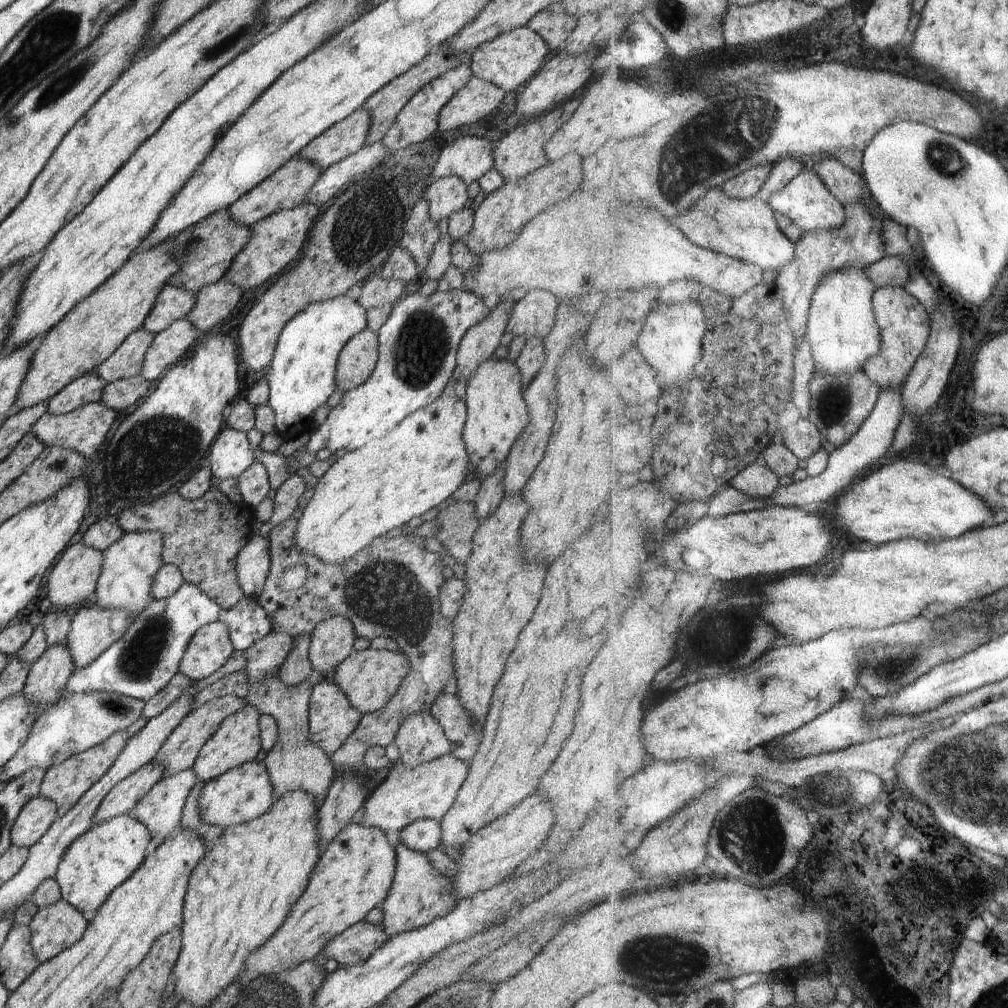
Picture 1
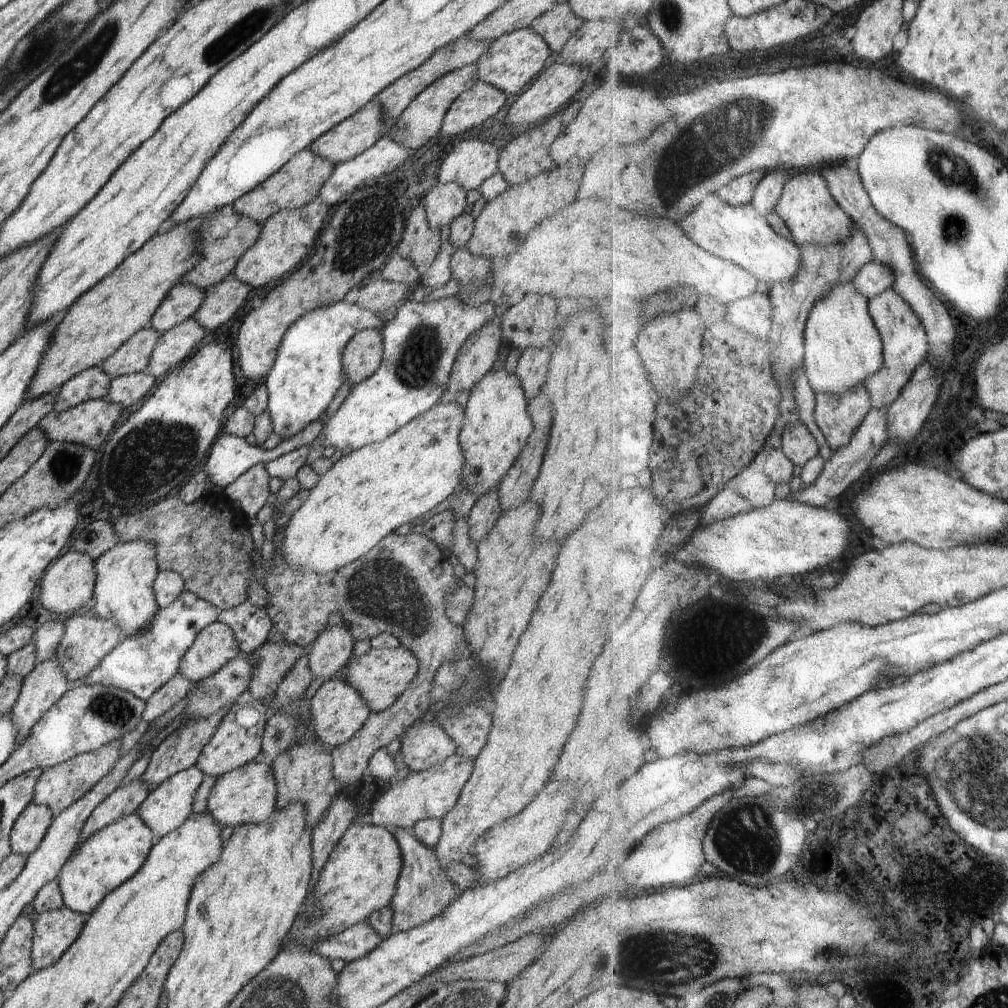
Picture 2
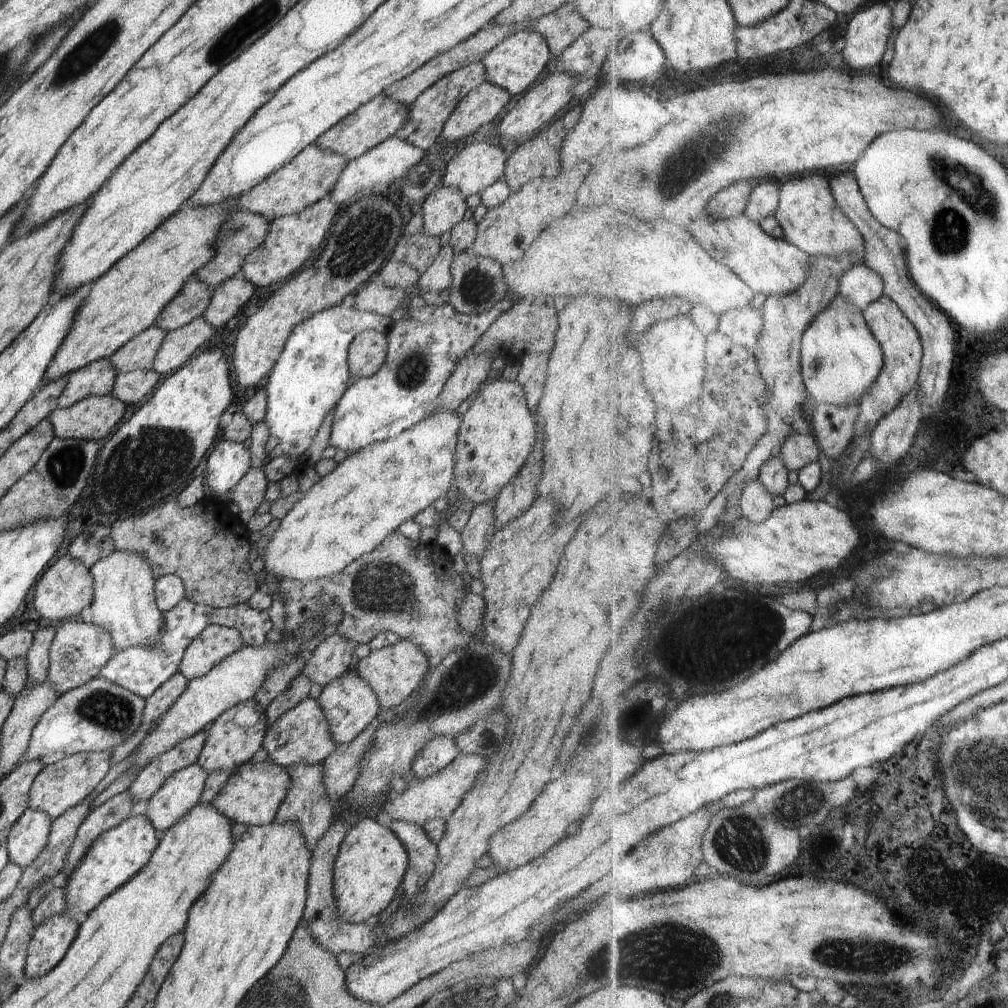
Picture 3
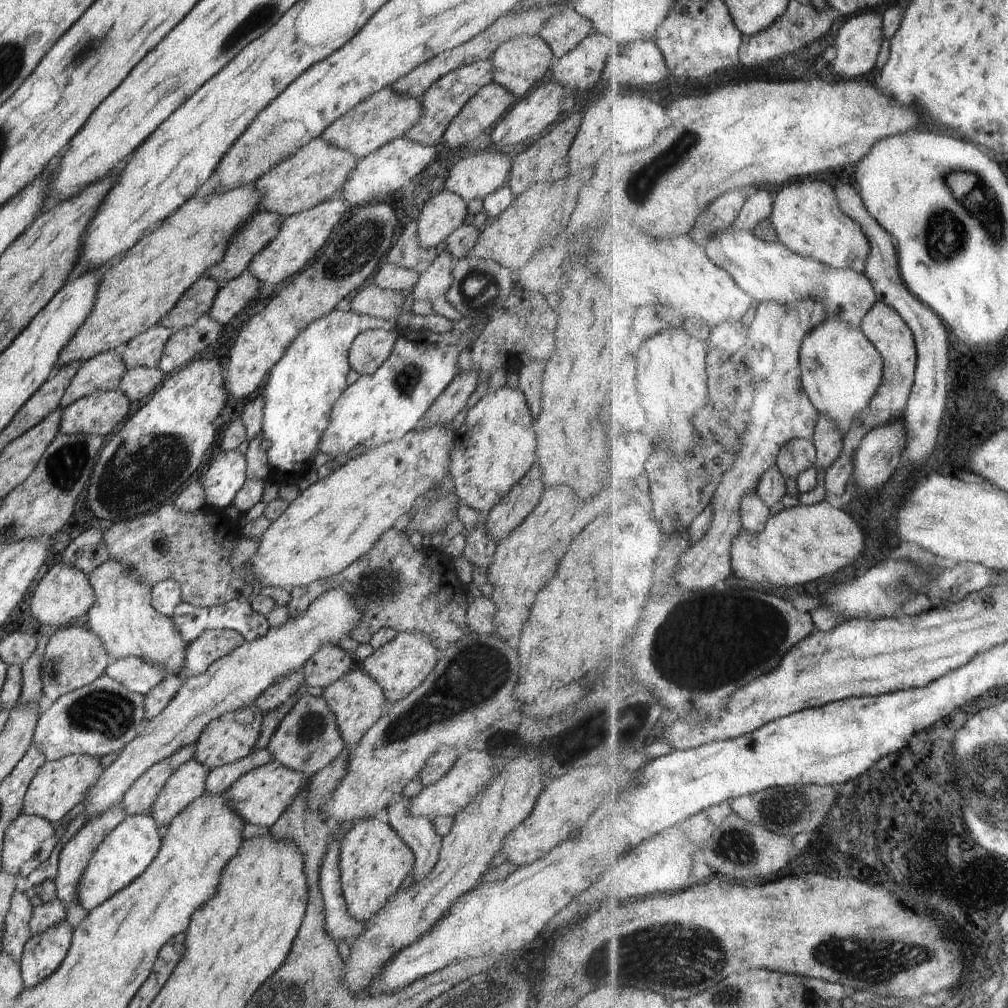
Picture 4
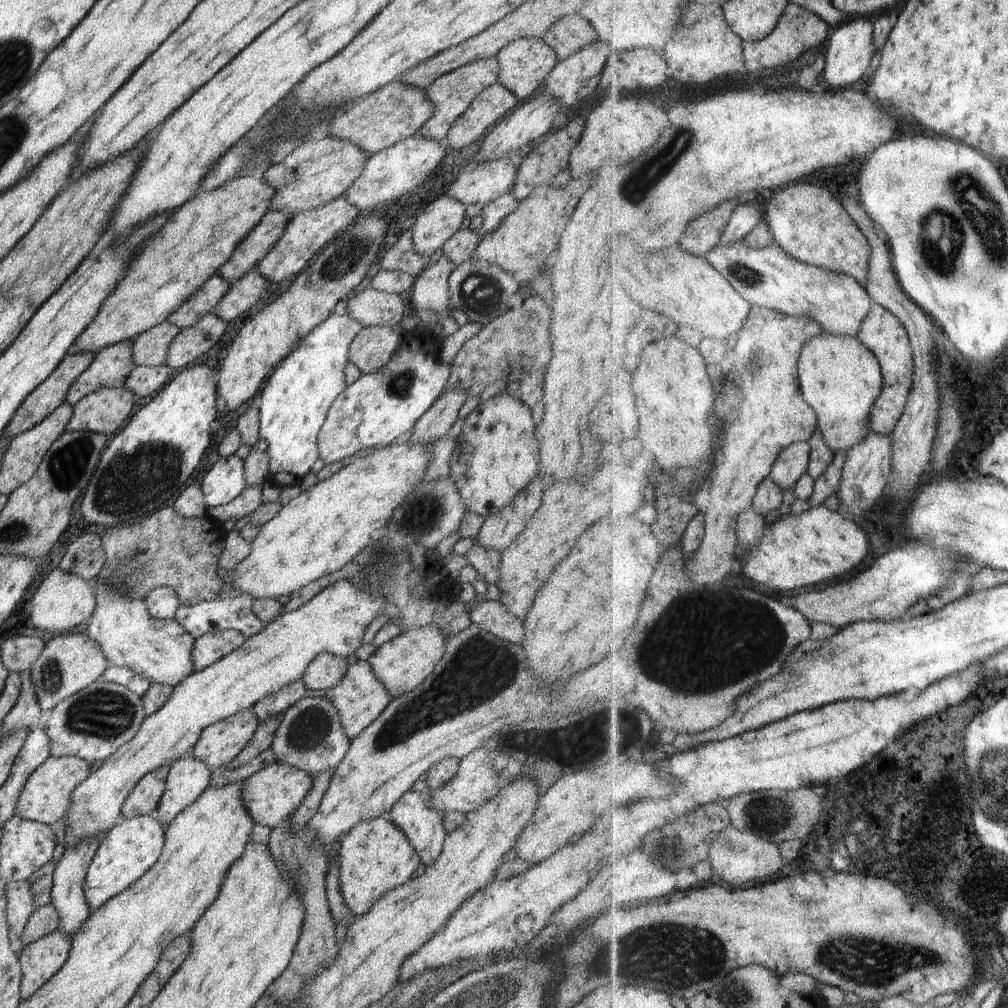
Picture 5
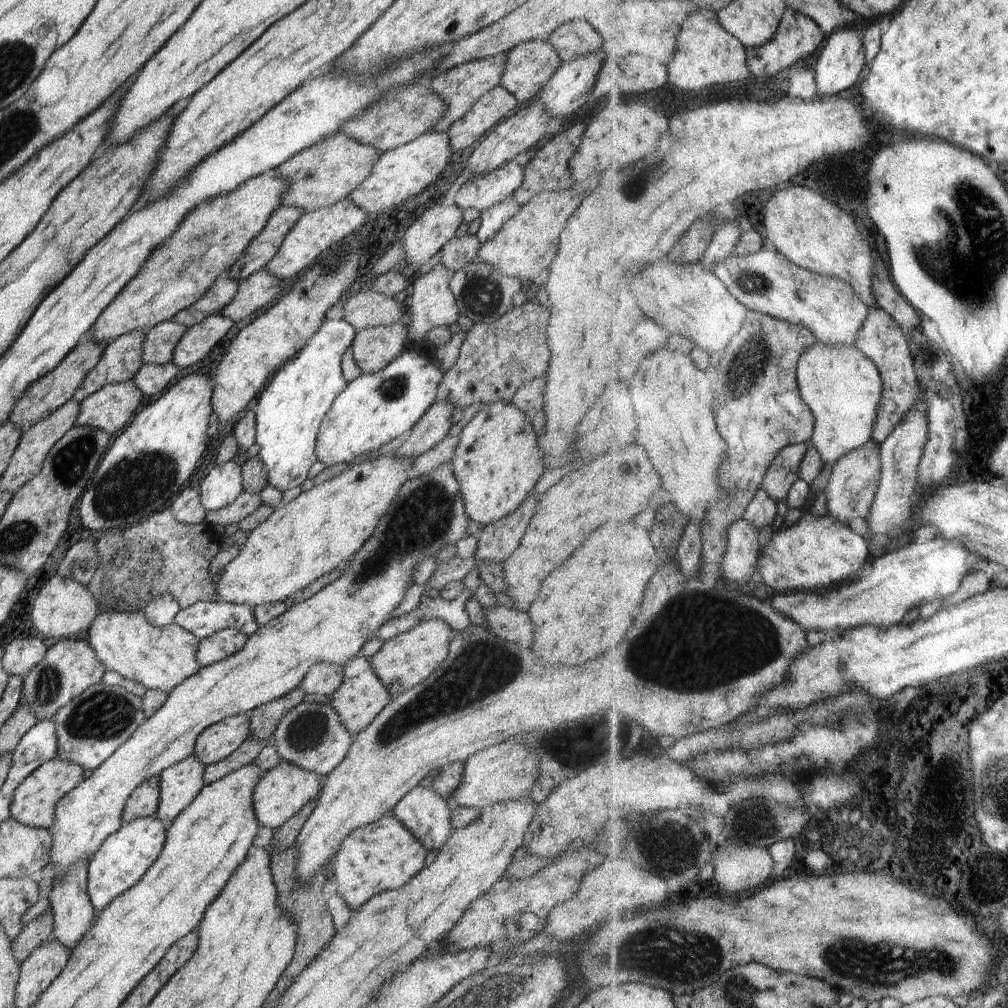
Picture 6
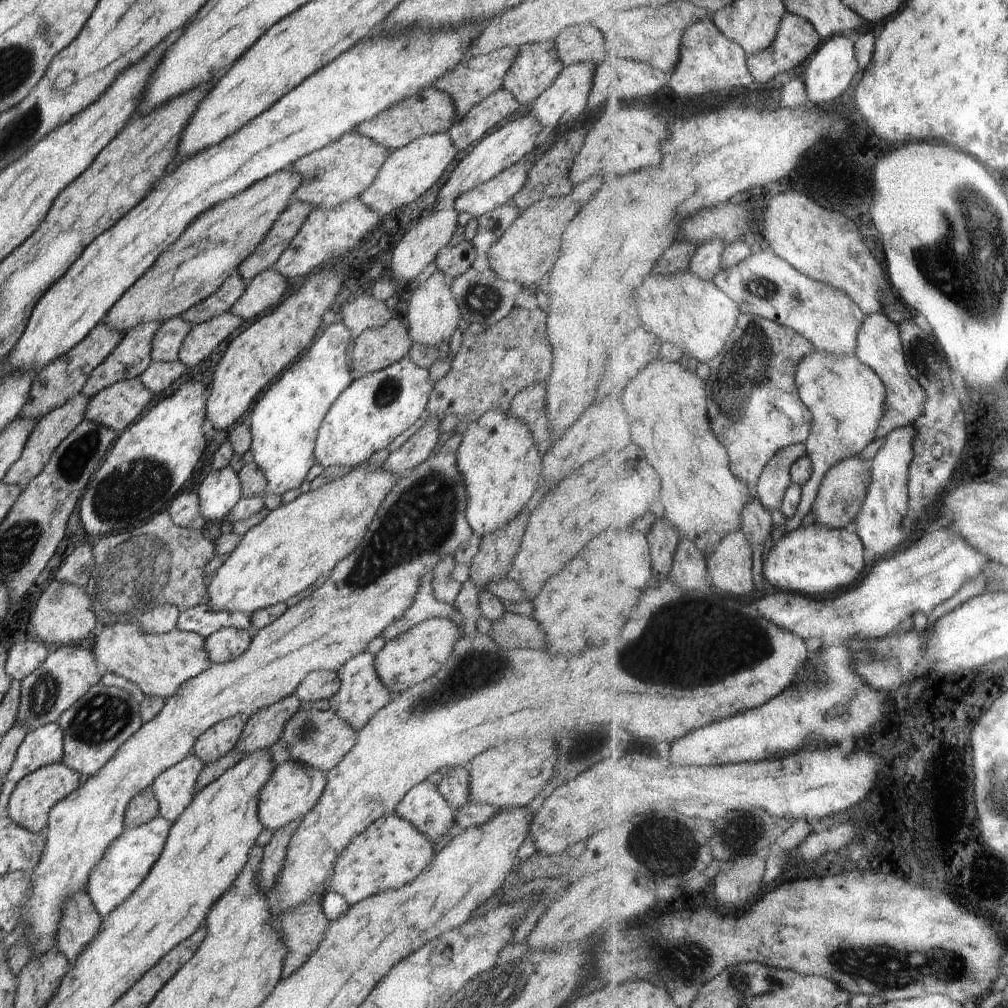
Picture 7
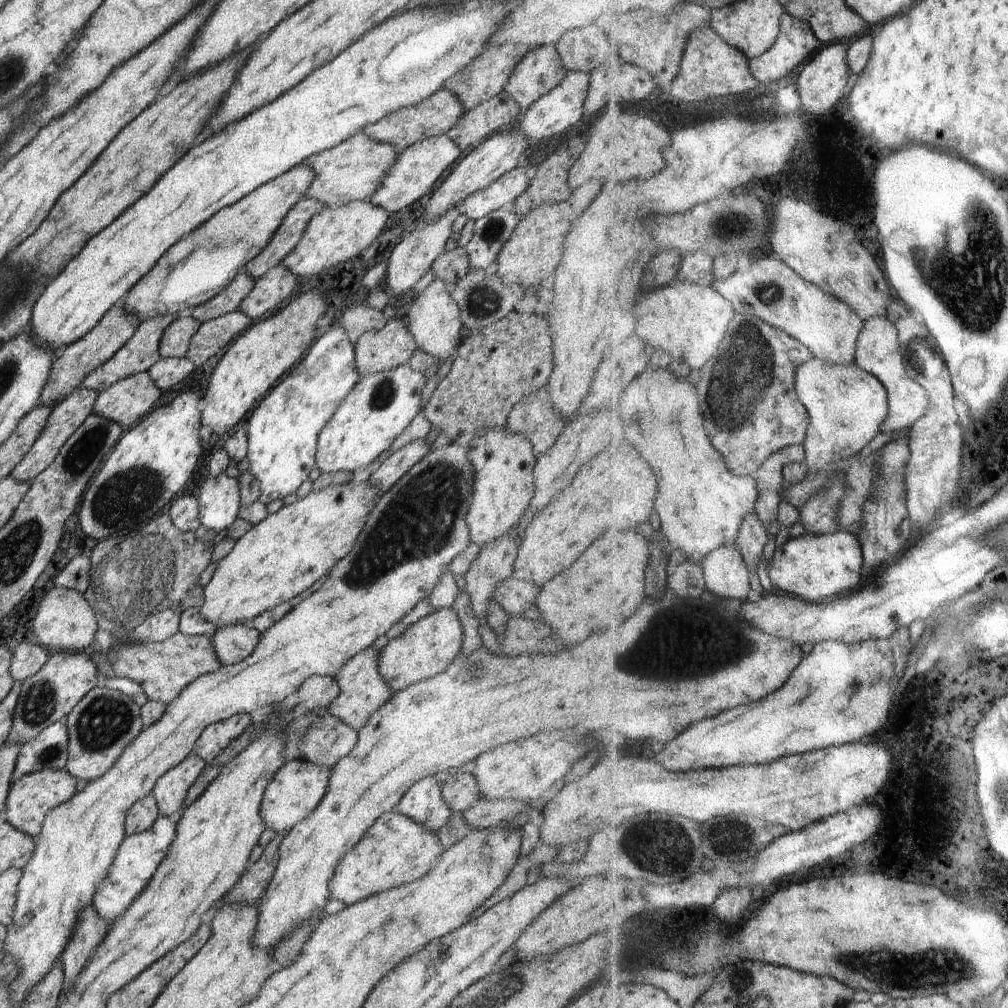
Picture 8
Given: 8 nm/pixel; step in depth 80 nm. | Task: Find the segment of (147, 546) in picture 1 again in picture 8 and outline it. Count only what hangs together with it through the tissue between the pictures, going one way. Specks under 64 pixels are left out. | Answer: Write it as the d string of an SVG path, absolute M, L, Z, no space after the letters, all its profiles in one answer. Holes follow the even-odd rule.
M122 631L120 636L109 634L113 643L107 649L107 664L116 677L126 677L140 684L150 701L170 704L195 678L216 672L222 666L206 635L187 635L178 631L160 642L135 643L123 639L126 634L126 631Z

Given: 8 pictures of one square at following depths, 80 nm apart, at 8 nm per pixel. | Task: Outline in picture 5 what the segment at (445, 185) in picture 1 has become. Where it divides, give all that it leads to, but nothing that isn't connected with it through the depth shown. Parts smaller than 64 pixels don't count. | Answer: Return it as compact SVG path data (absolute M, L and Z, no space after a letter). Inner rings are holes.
M448 194L430 202L410 226L418 254L430 257L438 248L442 248L461 229L465 208L459 200Z

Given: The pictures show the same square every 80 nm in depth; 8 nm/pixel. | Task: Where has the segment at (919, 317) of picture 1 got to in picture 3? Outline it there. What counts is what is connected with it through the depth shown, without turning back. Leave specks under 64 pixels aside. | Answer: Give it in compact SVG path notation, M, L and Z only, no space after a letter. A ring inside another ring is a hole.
M884 295L880 300L873 302L864 313L870 328L885 348L885 367L880 378L861 400L862 412L861 418L858 419L854 443L857 443L857 440L866 432L874 430L875 426L919 384L925 358L925 344L921 332L913 320L910 320L907 312L892 297Z

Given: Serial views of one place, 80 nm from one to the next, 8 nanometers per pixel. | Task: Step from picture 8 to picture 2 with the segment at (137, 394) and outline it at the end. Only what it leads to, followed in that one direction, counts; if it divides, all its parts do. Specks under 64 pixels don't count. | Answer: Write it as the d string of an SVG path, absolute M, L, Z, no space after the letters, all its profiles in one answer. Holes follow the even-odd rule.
M106 398L96 399L80 403L67 411L58 412L52 409L40 420L37 426L50 442L81 445L90 451L97 451L105 443L104 440L110 434L110 430L114 428L114 424L118 422L123 409L120 405L111 403Z

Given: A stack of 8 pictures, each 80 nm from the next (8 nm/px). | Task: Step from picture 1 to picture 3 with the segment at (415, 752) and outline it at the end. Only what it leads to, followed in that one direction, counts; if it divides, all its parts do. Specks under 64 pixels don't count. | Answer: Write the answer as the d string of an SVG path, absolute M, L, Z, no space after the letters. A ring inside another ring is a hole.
M436 735L413 756L411 769L418 779L432 776L462 754L452 738Z

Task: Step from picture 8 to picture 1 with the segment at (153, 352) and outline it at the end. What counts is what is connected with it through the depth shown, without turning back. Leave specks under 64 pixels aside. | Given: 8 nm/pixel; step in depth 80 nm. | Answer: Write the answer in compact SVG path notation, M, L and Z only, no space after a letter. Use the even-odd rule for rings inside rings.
M94 372L85 374L55 394L47 404L47 412L60 416L75 411L84 405L98 402L101 400L105 386L106 382Z

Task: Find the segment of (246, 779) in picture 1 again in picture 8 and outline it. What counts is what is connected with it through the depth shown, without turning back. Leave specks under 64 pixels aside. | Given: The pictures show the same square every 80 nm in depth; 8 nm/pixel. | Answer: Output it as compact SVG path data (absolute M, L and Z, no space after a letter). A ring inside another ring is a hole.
M304 759L289 760L284 763L266 785L262 797L260 814L264 824L274 832L289 831L295 824L301 823L322 800L330 780L328 767L315 765Z

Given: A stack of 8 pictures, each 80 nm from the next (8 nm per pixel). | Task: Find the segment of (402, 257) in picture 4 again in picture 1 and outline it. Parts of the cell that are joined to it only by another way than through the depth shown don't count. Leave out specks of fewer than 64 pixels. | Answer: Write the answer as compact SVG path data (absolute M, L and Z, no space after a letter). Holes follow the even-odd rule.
M424 195L414 205L410 216L406 217L403 235L399 246L407 250L419 270L424 270L429 263L433 246L440 238L438 222L429 215L428 201Z

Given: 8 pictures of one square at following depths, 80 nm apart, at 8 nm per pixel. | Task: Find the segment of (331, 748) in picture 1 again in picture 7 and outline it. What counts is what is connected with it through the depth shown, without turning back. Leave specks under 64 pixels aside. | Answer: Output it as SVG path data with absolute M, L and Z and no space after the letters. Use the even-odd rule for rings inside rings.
M368 651L358 653L354 658L344 663L338 670L340 688L330 697L330 708L340 715L355 731L359 731L366 726L366 723L384 708L392 699L392 693L382 684L376 674L375 655Z

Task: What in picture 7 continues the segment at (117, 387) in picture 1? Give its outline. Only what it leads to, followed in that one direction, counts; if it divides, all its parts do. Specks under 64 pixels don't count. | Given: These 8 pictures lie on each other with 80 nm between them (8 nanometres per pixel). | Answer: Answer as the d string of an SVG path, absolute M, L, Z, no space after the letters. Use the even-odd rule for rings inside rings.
M179 360L153 362L148 365L148 368L138 378L154 396L174 384L186 372L186 369L187 366Z

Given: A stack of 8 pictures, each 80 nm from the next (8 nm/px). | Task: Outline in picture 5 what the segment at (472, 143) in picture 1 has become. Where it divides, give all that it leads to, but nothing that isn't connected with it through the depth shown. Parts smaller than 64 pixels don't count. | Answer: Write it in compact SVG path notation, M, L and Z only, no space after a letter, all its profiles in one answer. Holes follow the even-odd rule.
M508 156L493 161L463 166L450 184L447 194L459 200L465 207L469 204L488 204L501 194L510 192L517 166Z

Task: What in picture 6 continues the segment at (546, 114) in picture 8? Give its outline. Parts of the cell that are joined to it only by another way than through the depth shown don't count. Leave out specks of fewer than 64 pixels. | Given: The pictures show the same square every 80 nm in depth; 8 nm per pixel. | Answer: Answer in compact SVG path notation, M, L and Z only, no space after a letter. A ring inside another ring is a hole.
M602 48L602 50L576 57L570 62L562 62L555 70L550 80L541 88L542 94L540 94L540 101L543 102L545 111L551 114L551 118L563 116L564 119L565 116L578 112L586 102L591 103L591 92L596 84L598 70L600 70L605 56Z

